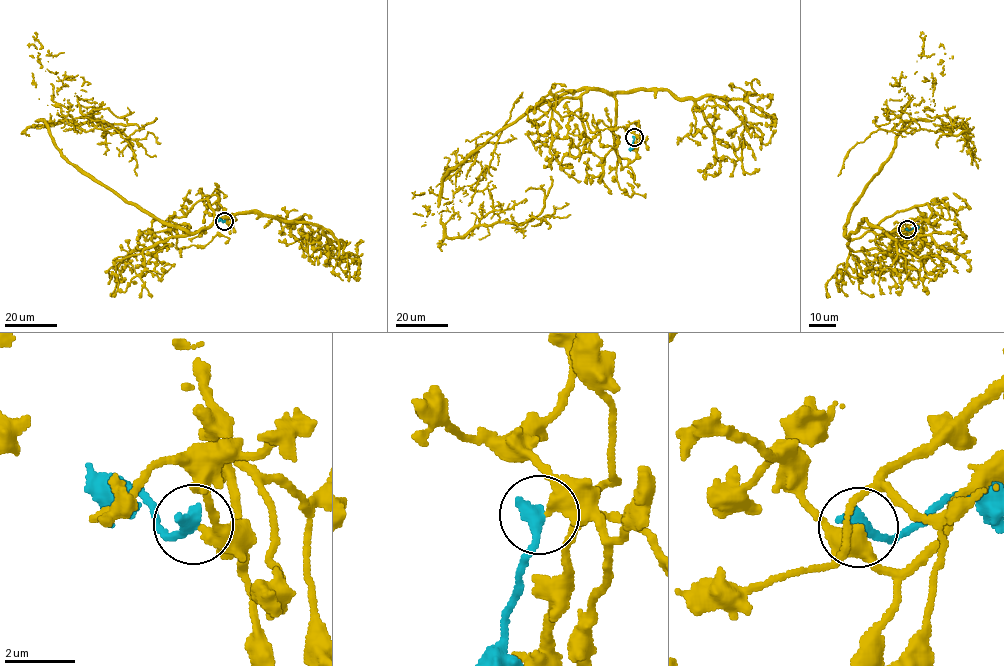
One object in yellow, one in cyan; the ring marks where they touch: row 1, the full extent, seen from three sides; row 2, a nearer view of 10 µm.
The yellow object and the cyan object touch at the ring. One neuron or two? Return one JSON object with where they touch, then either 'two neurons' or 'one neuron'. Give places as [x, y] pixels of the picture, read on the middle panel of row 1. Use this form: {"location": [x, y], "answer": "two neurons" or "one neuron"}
{"location": [634, 137], "answer": "one neuron"}

